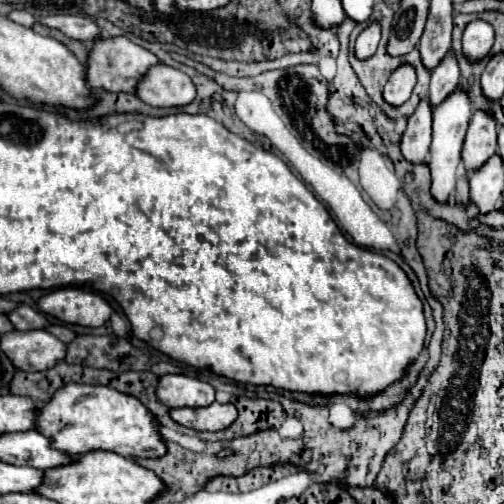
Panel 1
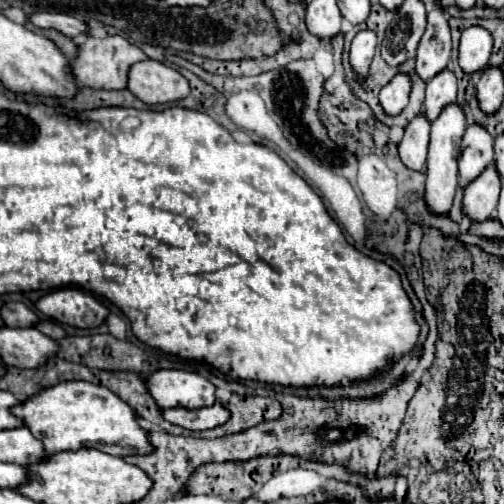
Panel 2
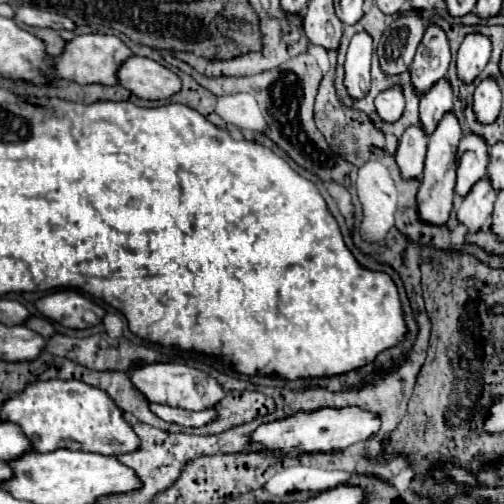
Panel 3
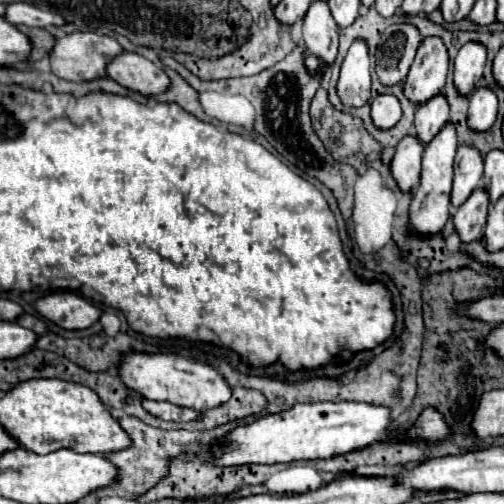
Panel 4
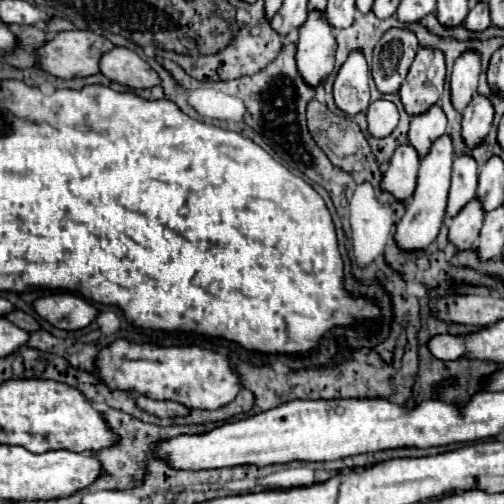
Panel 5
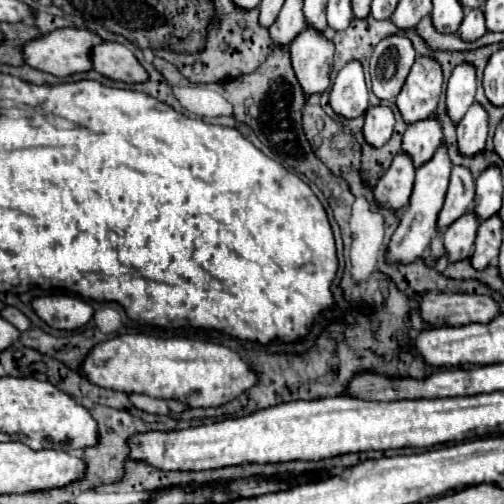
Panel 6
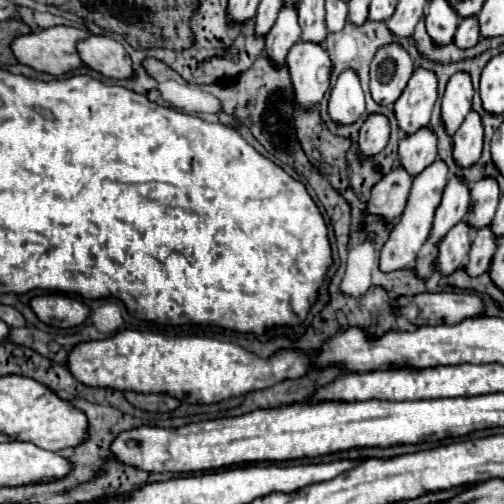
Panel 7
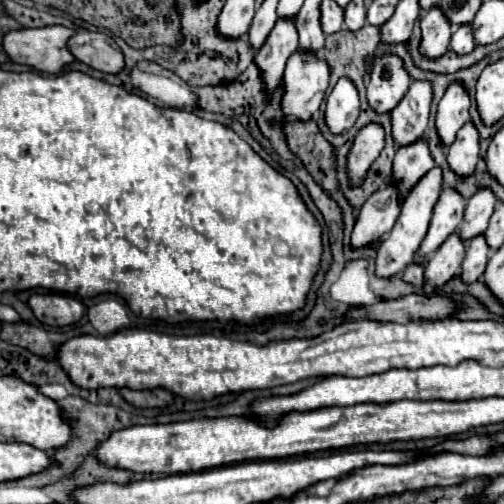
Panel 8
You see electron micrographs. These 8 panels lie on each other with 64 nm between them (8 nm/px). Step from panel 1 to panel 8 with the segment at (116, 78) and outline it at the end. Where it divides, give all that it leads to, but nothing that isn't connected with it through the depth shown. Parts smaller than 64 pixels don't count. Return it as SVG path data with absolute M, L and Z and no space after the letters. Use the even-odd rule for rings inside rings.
M66 26L10 30L4 36L4 50L18 64L30 66L38 72L58 74L64 66L76 60L68 50L68 40L74 34L76 30Z

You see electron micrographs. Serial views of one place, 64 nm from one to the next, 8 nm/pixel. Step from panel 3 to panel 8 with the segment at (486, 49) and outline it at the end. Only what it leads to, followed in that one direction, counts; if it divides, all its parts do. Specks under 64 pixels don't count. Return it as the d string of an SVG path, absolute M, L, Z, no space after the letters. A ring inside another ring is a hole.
M452 82L446 94L442 96L436 114L436 128L444 146L450 146L452 140L456 138L456 132L470 120L468 110L470 110L468 90L460 82Z

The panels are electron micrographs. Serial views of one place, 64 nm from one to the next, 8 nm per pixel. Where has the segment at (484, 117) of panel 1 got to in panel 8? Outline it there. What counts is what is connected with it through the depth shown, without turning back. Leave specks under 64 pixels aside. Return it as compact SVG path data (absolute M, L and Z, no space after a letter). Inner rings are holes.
M444 188L434 214L432 214L432 222L428 228L428 234L420 246L420 256L416 258L416 262L426 262L428 256L440 248L440 244L452 234L456 232L456 228L460 226L462 218L464 218L464 206L466 206L466 198L454 190L454 188Z

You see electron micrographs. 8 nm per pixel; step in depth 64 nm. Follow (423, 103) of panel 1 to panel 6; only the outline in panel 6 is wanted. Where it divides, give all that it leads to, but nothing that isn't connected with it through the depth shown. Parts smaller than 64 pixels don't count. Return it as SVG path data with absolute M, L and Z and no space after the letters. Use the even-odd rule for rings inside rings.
M398 152L388 172L378 180L374 188L376 202L394 210L402 210L408 204L414 188L414 174L416 174L416 168L414 168L412 156L406 152Z

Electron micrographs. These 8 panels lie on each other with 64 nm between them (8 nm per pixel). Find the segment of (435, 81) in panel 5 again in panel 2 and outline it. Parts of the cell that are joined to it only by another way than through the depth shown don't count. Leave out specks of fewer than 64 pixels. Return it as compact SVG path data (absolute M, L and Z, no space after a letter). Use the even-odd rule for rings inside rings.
M436 6L428 14L428 26L426 32L418 44L416 54L416 72L420 78L430 80L440 72L440 68L446 68L450 60L450 26L448 18L444 16L444 8Z

